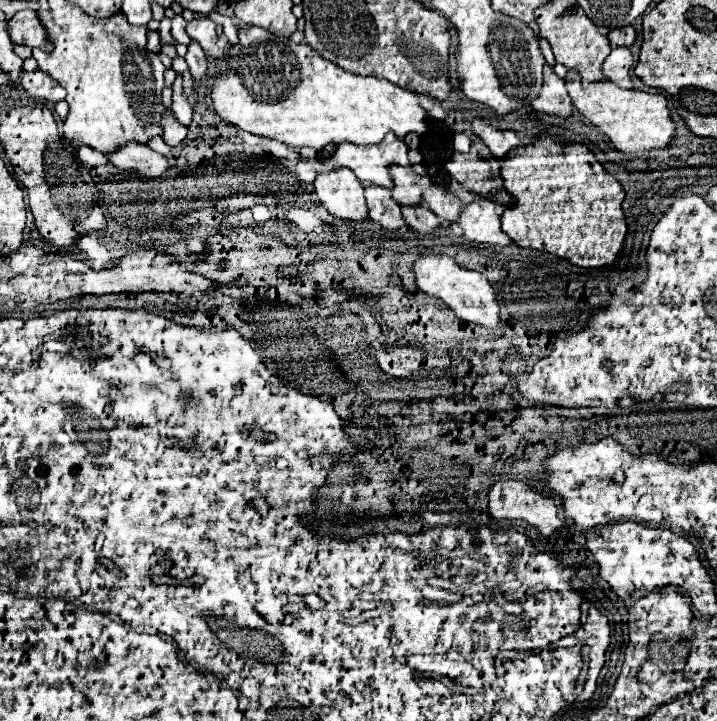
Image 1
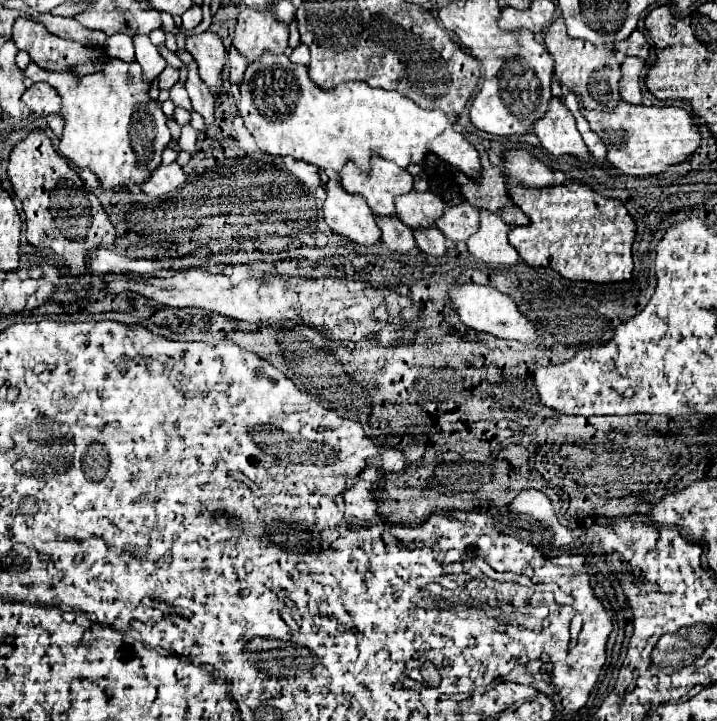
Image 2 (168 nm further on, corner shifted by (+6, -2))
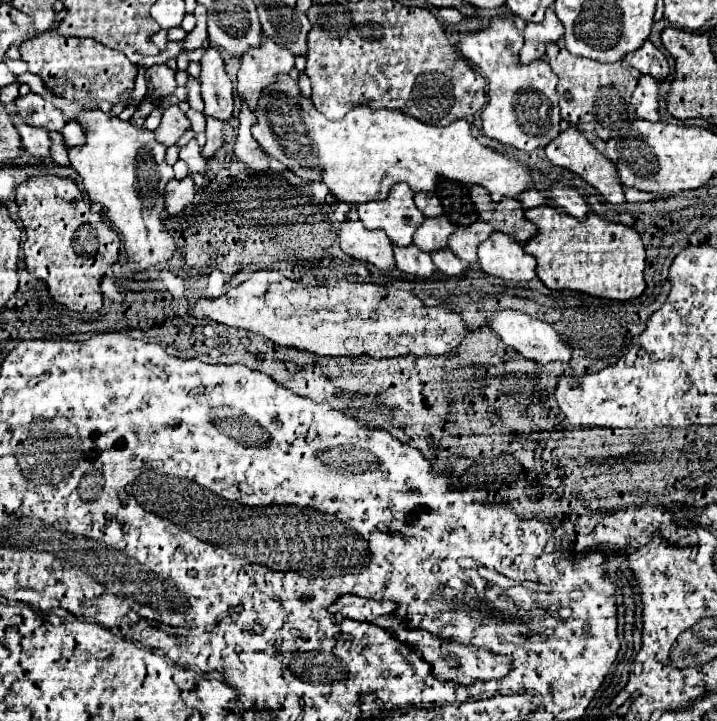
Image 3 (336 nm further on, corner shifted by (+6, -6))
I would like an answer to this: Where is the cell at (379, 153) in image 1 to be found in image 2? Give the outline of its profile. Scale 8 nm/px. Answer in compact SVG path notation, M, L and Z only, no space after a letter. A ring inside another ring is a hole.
M373 158L371 174L357 174L355 166L345 166L341 186L349 194L363 196L375 216L397 216L393 198L411 192L413 178L397 164L383 158Z

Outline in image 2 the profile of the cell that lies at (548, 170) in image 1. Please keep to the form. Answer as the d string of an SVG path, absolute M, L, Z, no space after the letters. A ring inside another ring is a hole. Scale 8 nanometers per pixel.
M569 182L553 188L509 188L511 200L529 216L529 226L515 226L509 242L521 254L521 260L533 268L549 266L567 280L585 280L597 284L625 282L633 276L631 246L637 226L619 200L607 200L581 182Z

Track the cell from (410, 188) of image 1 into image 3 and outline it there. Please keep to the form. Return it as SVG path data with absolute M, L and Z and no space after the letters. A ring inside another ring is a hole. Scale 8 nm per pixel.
M445 214L423 218L421 226L413 234L415 246L419 246L425 252L433 252L439 248L447 248L447 236L455 230L455 226L449 222Z

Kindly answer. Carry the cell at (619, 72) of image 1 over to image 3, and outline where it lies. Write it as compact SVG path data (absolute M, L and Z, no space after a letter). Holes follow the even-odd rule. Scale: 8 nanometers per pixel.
M641 74L639 82L631 94L631 102L637 110L639 118L657 122L659 120L659 90L657 90L657 80L653 76Z

